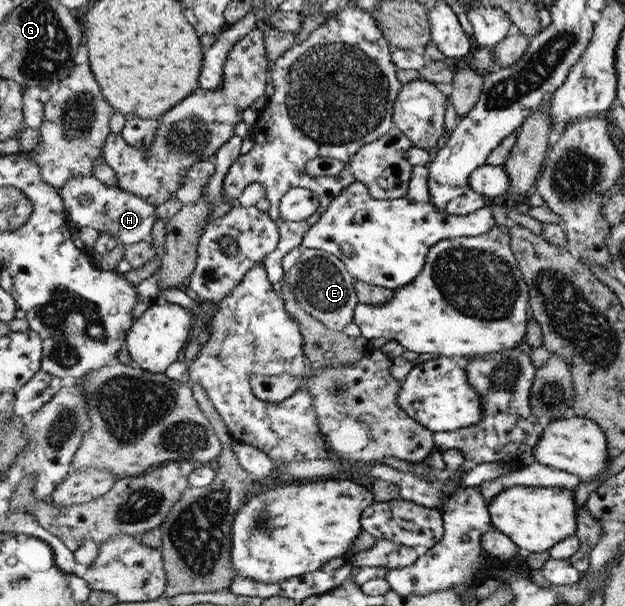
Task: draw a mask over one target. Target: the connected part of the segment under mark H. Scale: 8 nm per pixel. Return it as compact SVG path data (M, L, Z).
M94 176L69 179L60 193L67 220L74 229L90 227L99 232L108 232L112 238L116 238L118 246L126 247L149 238L152 227L160 220L157 206L130 192L105 186Z

